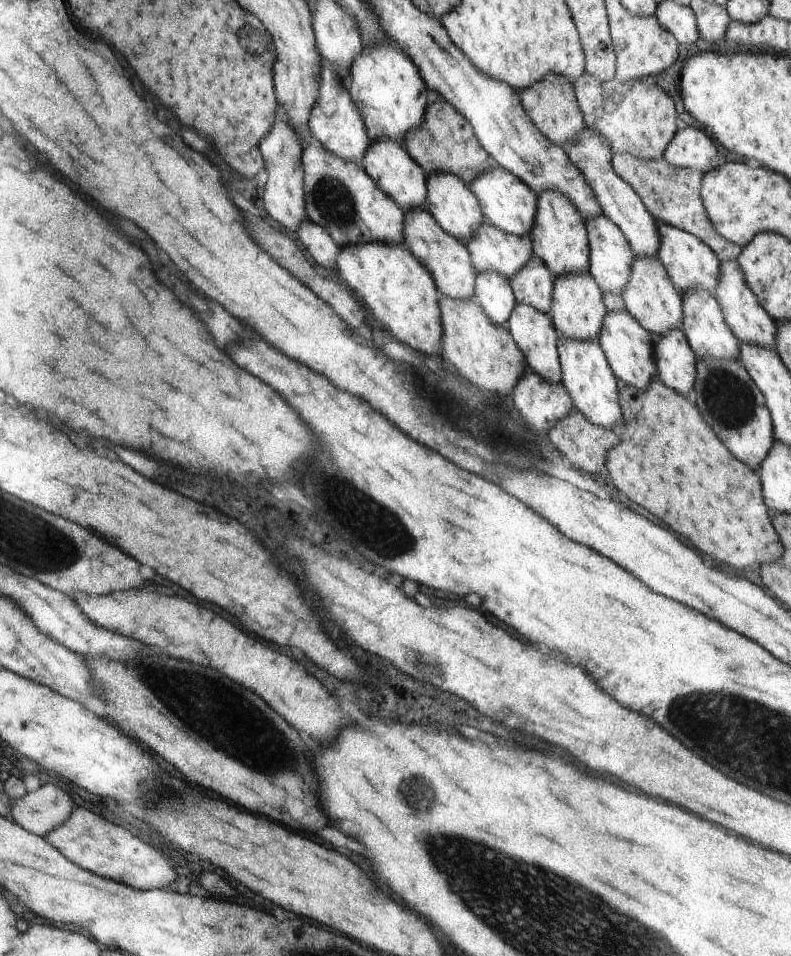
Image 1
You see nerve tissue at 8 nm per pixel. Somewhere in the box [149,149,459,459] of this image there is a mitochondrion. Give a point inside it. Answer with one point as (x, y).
(334, 201)

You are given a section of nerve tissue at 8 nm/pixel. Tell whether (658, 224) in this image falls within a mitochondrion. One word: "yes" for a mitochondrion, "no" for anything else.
no

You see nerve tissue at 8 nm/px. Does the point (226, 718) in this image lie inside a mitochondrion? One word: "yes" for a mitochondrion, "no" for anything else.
yes

